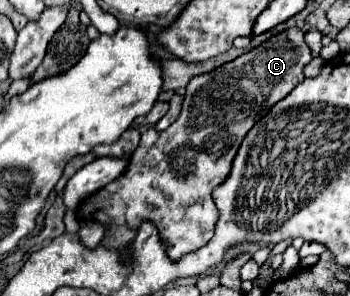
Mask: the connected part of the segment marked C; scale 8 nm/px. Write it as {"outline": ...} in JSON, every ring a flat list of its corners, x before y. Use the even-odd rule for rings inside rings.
{"outline":[[288,28,286,32,272,36,262,46,220,66,218,70,194,76,186,86,180,118,164,132,156,132,154,128,148,128,146,132,142,132,140,146,134,150,126,174,122,174,118,180,110,182,96,194,90,194,88,198,84,198,76,210,78,220,100,222,106,228,102,244,108,250,114,250,118,254,124,254,124,250,130,250,128,242,134,242,136,230,140,228,142,222,150,222,156,226,160,240,166,246,166,254,174,262,186,256,188,252,196,252,202,246,206,246,210,238,214,236,214,226,218,222,218,208,212,200,212,190,228,178,232,170,232,160,244,136,248,134,248,130,258,120,262,120,264,114,276,102,280,102,288,92,292,92,304,80,302,68,310,60,312,60,312,54,304,42,304,34,298,28]]}

